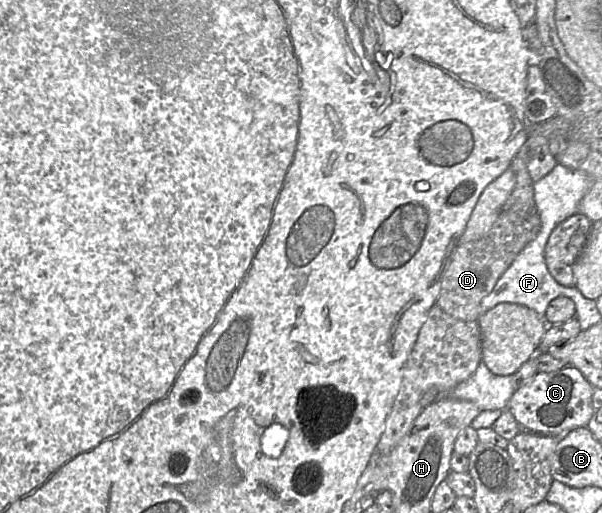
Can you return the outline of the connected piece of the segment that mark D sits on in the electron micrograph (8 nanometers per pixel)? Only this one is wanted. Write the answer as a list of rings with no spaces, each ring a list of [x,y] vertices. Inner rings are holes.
[[[524,143],[509,166],[515,174],[516,184],[497,220],[480,239],[459,243],[447,262],[436,304],[455,319],[478,321],[482,299],[491,293],[501,275],[540,231],[541,219],[535,204],[533,181],[527,163],[528,147]]]

